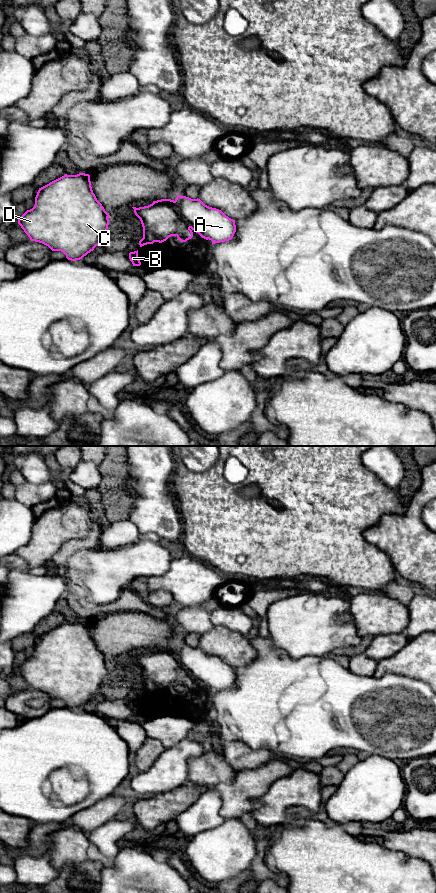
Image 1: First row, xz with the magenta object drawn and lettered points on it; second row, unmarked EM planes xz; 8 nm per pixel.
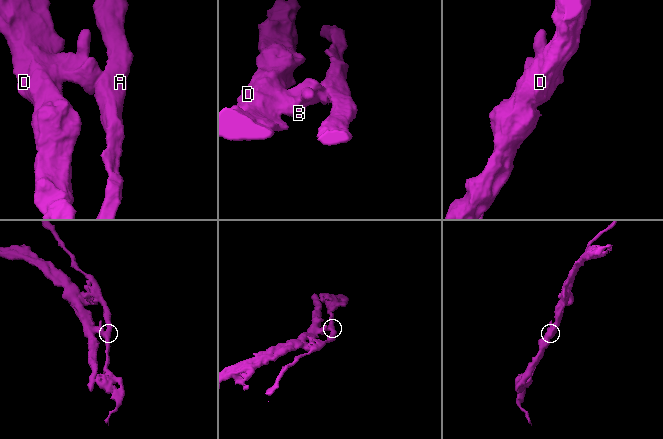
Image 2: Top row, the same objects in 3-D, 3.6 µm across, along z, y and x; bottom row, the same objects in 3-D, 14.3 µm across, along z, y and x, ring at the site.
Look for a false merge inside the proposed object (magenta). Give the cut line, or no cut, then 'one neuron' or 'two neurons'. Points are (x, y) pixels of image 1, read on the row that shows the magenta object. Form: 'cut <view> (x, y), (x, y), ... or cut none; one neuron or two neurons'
cut xz (174, 201), (180, 217), (190, 227); two neurons

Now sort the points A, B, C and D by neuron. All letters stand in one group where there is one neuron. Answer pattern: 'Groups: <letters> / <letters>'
Groups: A / B C D

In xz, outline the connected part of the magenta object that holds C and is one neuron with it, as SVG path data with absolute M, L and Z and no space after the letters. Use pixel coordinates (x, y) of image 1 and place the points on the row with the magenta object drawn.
M67 175L39 188L35 205L27 210L18 224L31 241L42 243L52 251L61 251L71 261L82 259L107 239L109 213L93 193L90 175Z

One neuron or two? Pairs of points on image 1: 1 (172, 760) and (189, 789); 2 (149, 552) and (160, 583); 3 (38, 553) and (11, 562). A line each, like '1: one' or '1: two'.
1: two
2: two
3: two

